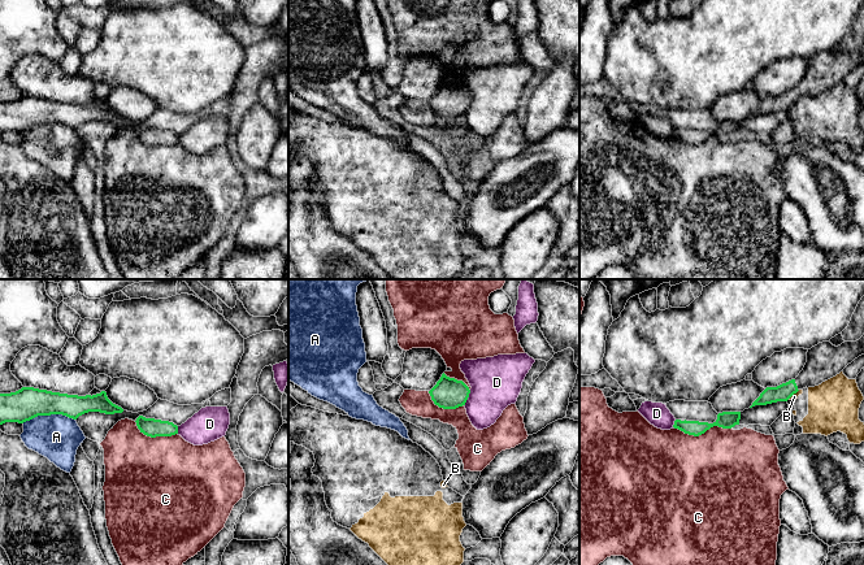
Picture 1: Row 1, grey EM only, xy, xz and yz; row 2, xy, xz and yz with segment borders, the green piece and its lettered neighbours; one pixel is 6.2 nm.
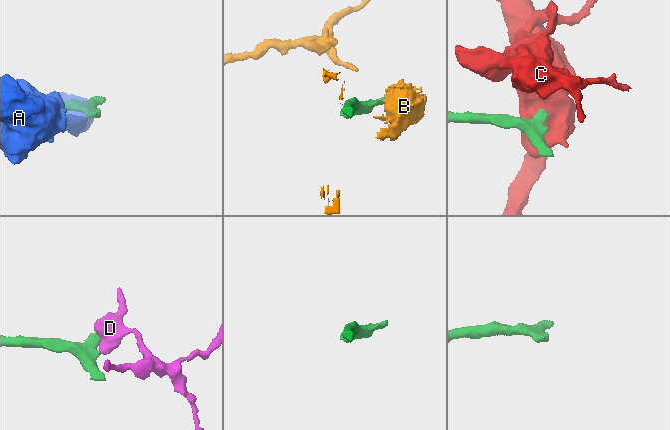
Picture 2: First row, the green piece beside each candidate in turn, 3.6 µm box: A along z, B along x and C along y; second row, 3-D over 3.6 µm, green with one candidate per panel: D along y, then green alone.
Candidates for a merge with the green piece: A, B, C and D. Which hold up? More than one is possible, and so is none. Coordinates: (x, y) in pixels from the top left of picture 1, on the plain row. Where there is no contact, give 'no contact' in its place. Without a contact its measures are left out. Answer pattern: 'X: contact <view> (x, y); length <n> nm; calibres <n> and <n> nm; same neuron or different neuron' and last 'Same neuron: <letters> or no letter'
A: contact xy (48, 124); length 320 nm; calibres 200 and 280 nm; different neuron
B: contact yz (793, 103); length 100 nm; calibres 110 and 40 nm; different neuron
C: contact yz (703, 142); length 360 nm; calibres 110 and 500 nm; different neuron
D: contact xz (467, 107); length 110 nm; calibres 190 and 320 nm; different neuron
Same neuron: no letter

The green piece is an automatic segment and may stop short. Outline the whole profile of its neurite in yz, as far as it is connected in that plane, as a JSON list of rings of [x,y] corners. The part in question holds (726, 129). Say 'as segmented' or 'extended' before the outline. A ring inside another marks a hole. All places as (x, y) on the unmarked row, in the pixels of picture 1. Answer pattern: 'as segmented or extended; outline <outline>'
as segmented; outline [[[722,121],[717,123],[717,129],[713,132],[676,129],[673,136],[683,140],[685,143],[699,145],[713,135],[731,138],[735,134],[739,134],[739,129],[741,121]]]

